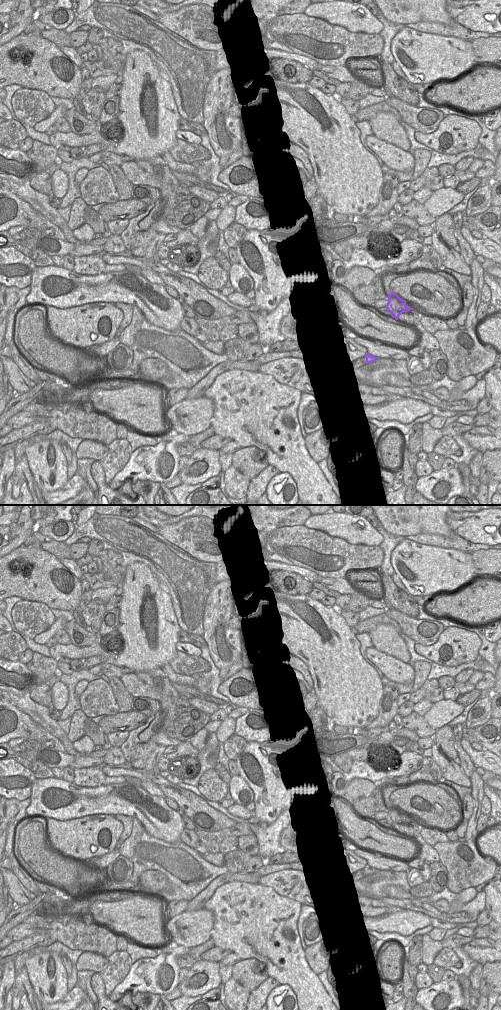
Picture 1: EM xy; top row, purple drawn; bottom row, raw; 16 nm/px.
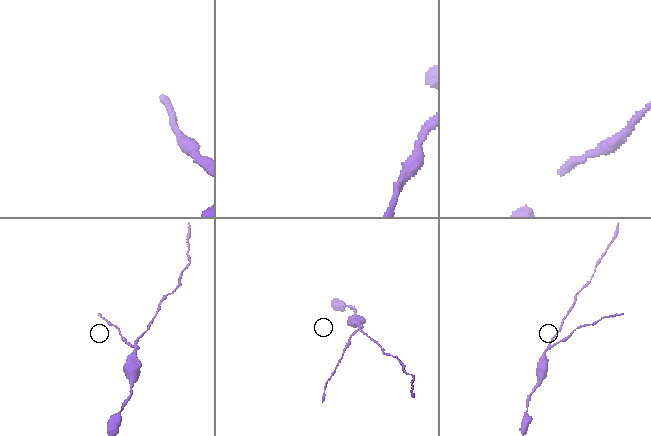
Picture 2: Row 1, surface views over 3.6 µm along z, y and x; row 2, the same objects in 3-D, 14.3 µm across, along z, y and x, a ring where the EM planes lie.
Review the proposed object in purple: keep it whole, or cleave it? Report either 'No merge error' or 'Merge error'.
Merge error

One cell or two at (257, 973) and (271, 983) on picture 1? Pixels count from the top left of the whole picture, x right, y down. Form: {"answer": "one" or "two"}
{"answer": "two"}

